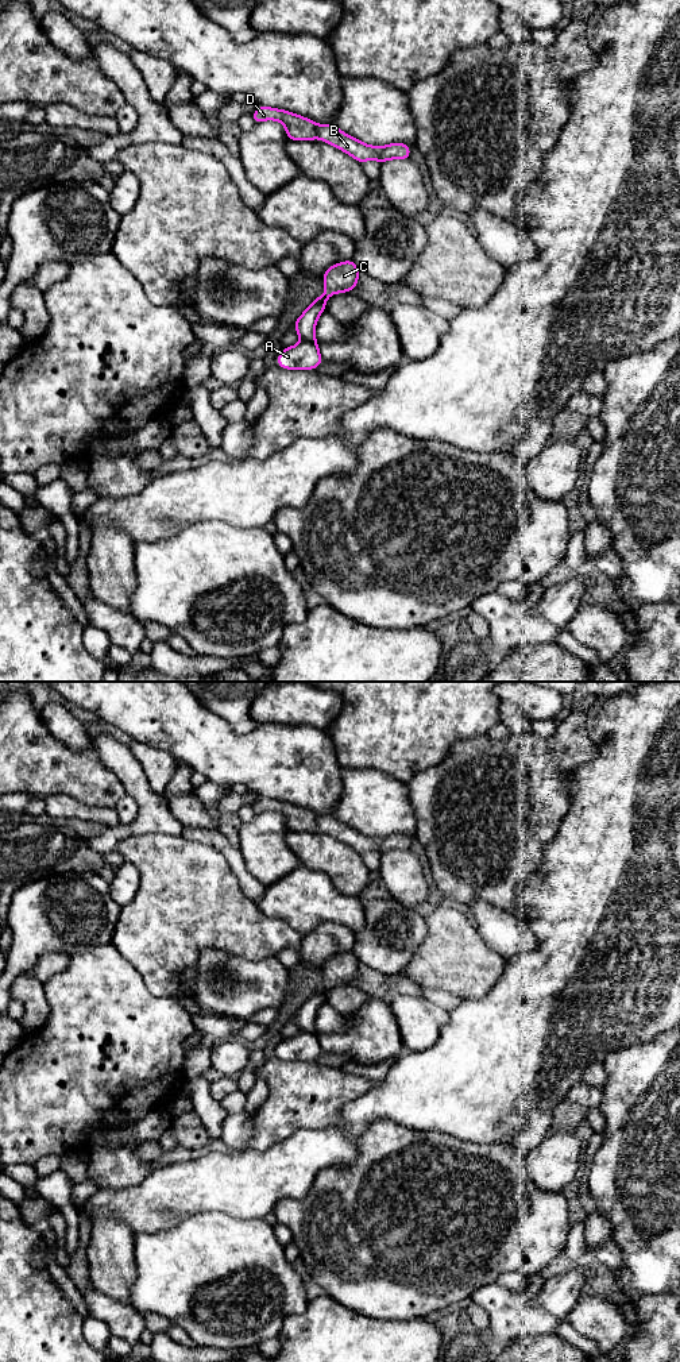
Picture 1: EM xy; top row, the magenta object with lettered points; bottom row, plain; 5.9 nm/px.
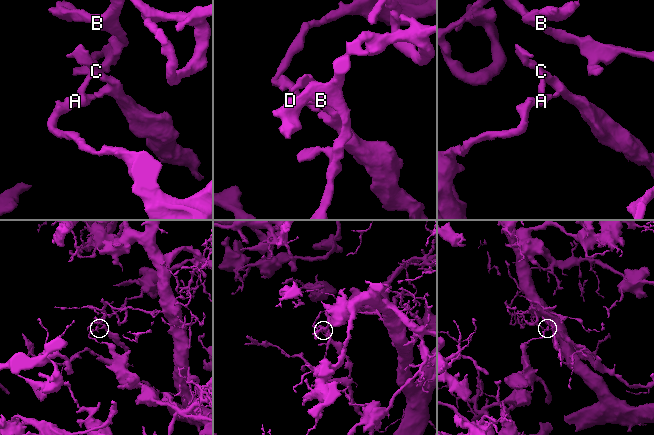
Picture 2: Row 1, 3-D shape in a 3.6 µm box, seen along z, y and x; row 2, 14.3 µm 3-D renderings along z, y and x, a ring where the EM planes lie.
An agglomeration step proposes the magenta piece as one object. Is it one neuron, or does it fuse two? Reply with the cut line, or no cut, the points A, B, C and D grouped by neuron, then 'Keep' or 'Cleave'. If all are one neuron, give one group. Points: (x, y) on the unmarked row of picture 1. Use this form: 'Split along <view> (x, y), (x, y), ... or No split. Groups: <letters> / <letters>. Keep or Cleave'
Split along xy (301, 1031), (316, 1034). Groups: A B D / C. Cleave

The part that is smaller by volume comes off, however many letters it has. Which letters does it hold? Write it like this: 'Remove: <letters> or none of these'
Remove: C

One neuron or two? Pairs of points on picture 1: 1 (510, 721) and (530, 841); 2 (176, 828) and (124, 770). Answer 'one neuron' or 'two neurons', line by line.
1: two neurons
2: one neuron

